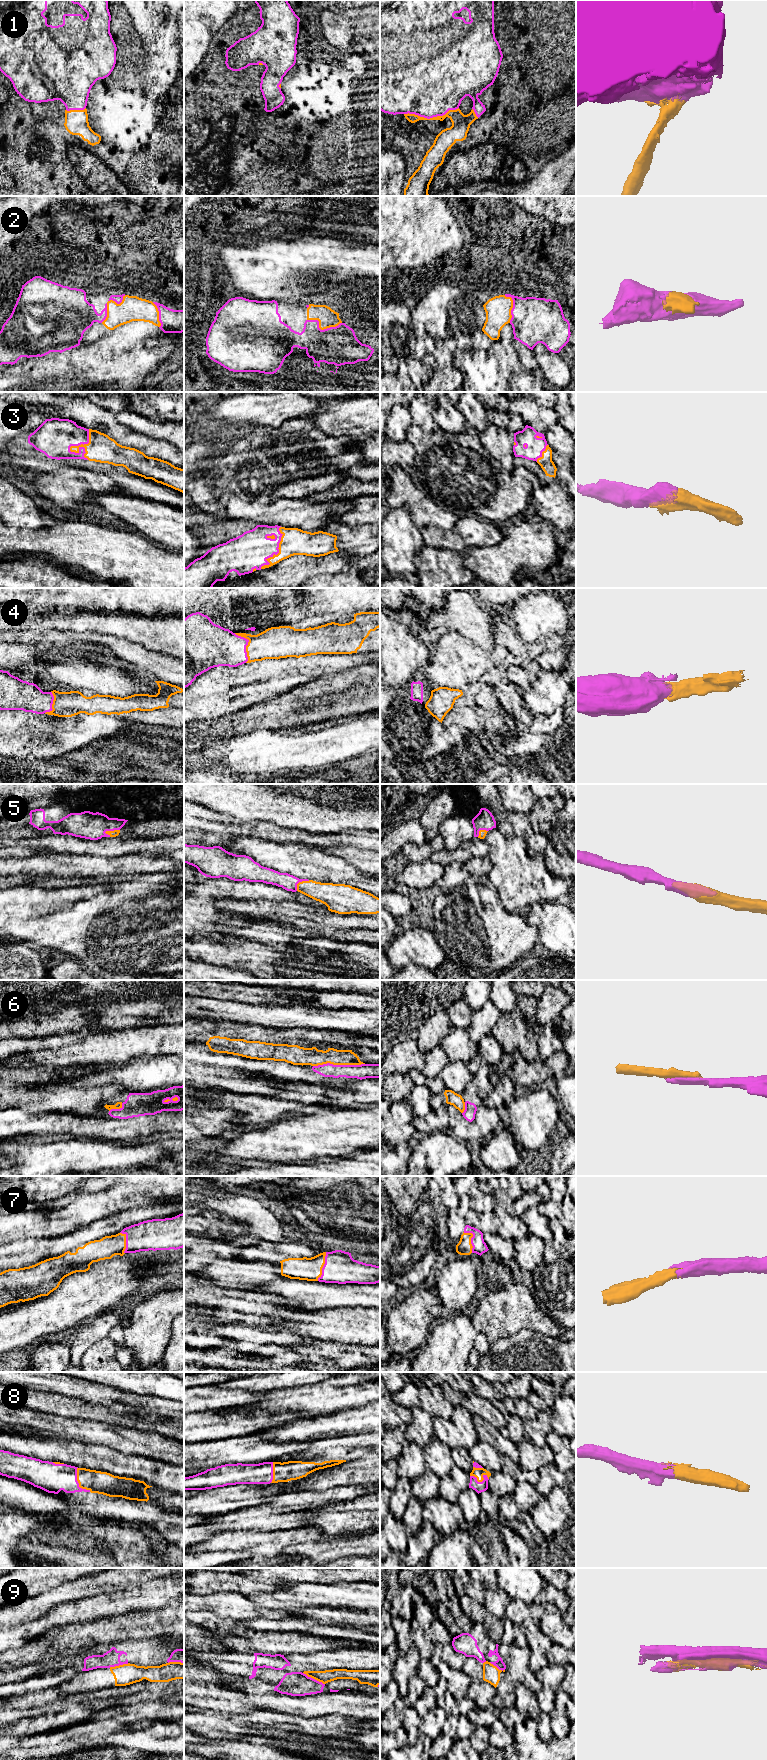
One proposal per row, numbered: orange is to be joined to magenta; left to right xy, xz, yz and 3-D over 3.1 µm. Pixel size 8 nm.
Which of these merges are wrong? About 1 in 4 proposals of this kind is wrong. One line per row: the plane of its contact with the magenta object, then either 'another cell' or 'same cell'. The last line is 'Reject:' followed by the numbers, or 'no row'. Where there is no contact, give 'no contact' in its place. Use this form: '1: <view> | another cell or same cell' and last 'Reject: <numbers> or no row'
1: yz | same cell
2: xz | same cell
3: xy | same cell
4: xz | same cell
5: xy | same cell
6: xz | another cell
7: xz | same cell
8: xy | same cell
9: xz | another cell
Reject: 6, 9

